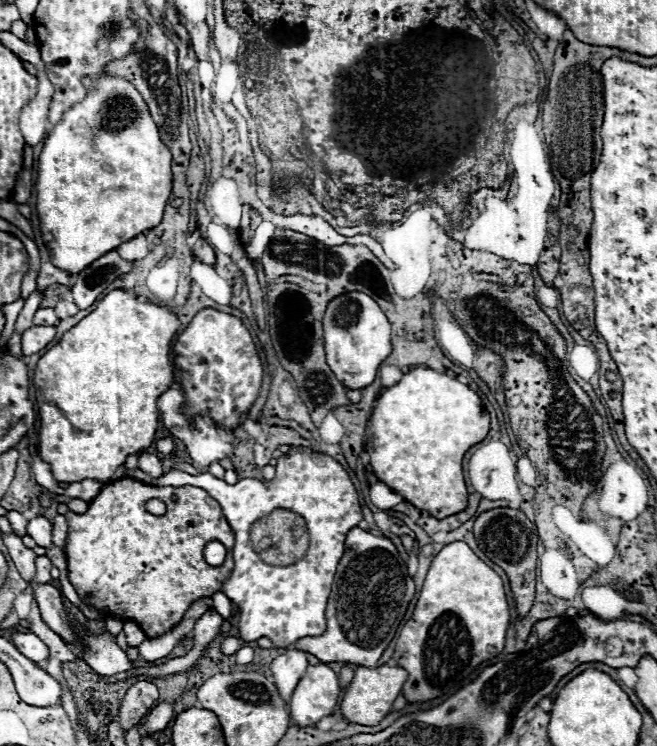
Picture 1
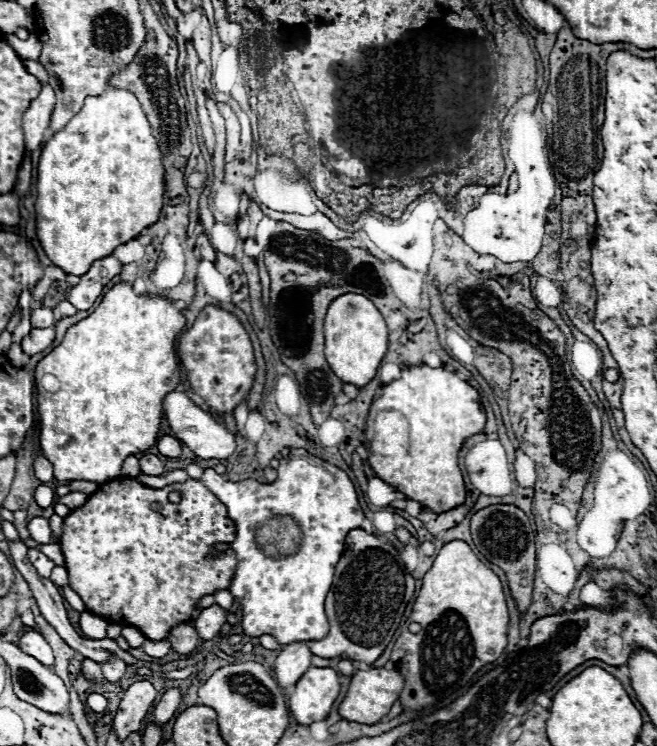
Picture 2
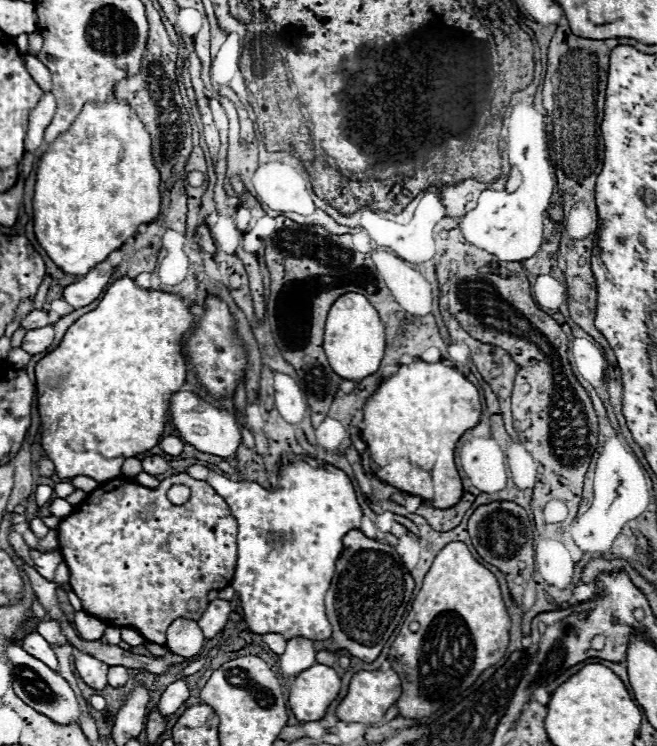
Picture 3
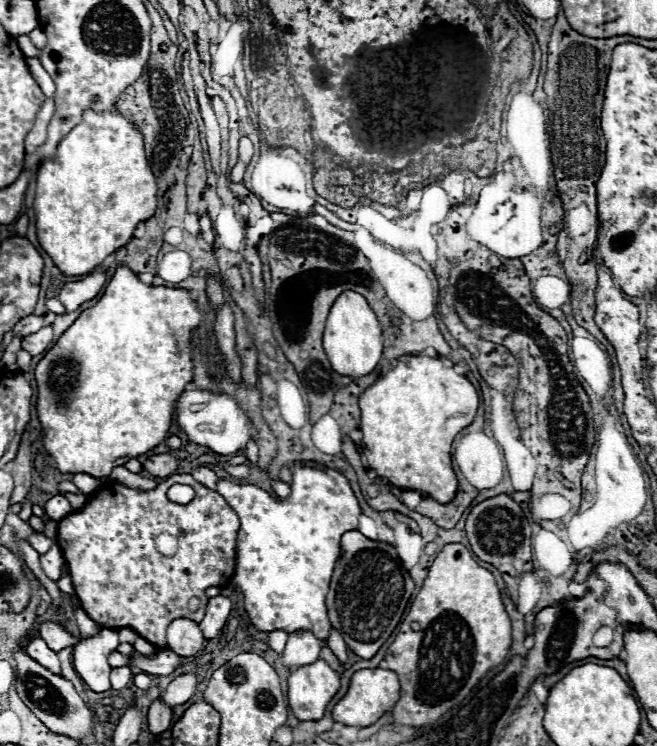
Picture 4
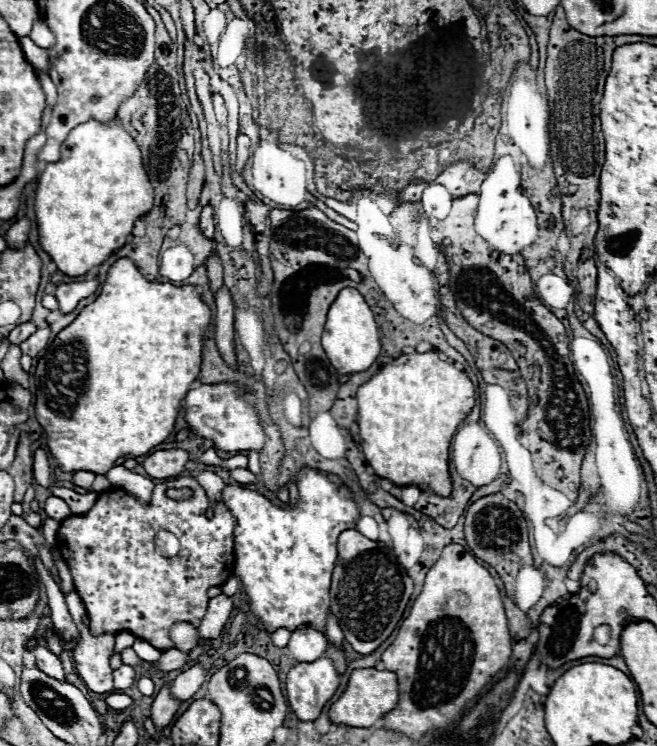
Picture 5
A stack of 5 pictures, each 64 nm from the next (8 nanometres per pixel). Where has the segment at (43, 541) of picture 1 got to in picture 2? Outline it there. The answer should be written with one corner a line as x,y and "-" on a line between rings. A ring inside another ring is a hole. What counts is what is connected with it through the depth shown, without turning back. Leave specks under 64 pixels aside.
32,518
28,522
28,530
32,534
32,538
38,542
38,544
48,544
50,542
50,526
48,526
48,520
46,518

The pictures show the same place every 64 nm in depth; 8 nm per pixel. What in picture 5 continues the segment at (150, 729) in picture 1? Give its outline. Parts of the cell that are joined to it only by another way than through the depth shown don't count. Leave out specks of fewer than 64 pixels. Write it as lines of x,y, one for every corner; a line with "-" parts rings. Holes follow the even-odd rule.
196,662
190,670
182,672
172,682
172,696
178,700
188,700
206,680
206,666
202,662

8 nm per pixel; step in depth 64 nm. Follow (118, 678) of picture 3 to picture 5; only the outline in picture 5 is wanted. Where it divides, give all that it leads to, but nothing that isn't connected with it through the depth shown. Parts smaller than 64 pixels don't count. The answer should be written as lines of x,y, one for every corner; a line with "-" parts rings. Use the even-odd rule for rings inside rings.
122,664
118,670
114,670
114,688
124,690
134,686
134,682
136,682
136,670
132,666

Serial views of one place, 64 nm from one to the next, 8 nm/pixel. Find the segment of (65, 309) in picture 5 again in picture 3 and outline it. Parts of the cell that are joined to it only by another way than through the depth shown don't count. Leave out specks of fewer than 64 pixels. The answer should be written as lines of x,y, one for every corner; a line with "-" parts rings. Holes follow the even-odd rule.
100,262
82,280
78,280
74,284
68,284
62,292
62,298
74,310
82,308
82,306
88,306
90,302
94,302
102,294
104,286
108,284
108,280
112,276
112,270
114,270
114,266
110,266
108,262

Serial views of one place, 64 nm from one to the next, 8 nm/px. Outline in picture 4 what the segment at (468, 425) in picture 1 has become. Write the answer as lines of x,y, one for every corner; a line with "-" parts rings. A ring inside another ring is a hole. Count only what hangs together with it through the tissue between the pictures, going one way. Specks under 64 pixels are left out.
410,356
408,362
398,362
386,374
360,394
360,430
362,430
362,452
368,458
372,470
378,476
388,478
390,484
398,488
418,490
422,496
432,496
436,502
446,504
456,496
456,476
450,464
450,450
456,434
474,420
478,410
478,392
468,382
466,376
458,374
454,368
446,366
442,358
430,356

